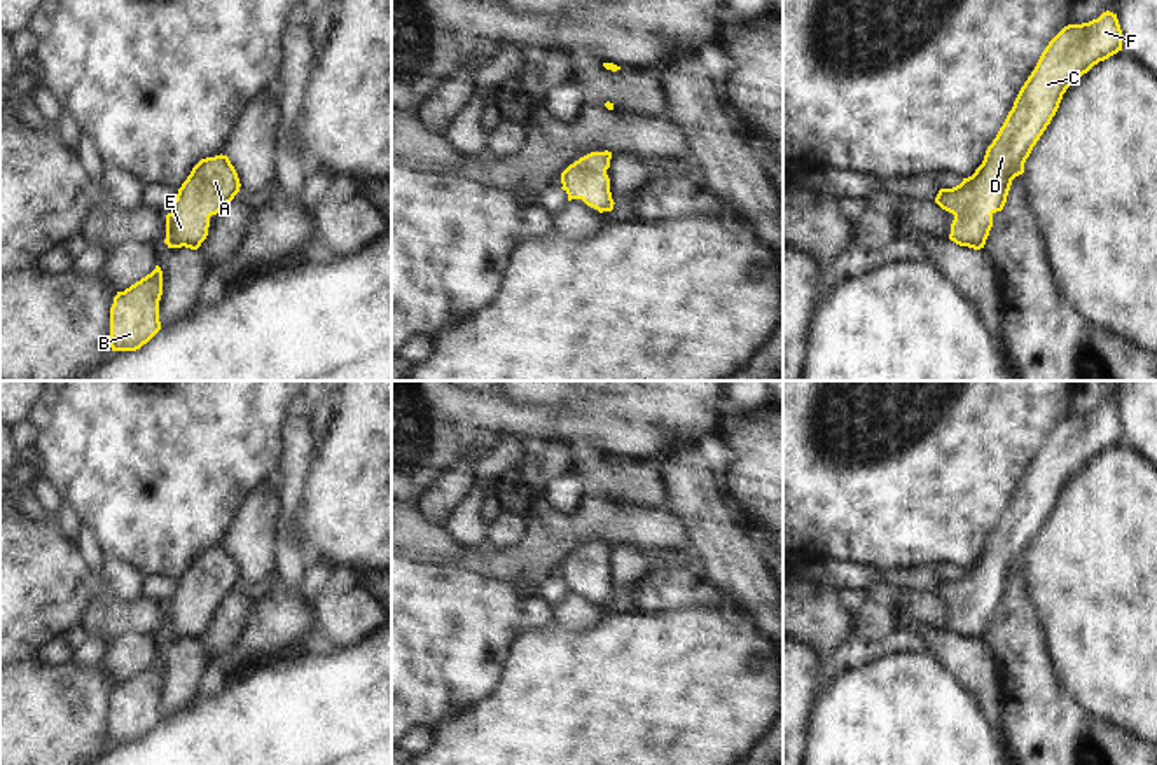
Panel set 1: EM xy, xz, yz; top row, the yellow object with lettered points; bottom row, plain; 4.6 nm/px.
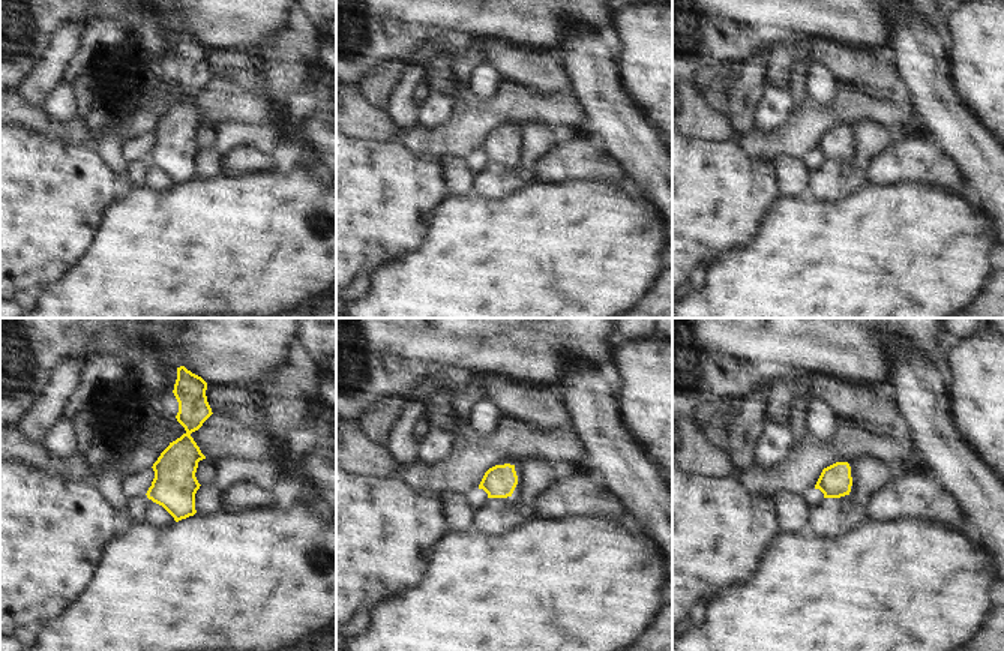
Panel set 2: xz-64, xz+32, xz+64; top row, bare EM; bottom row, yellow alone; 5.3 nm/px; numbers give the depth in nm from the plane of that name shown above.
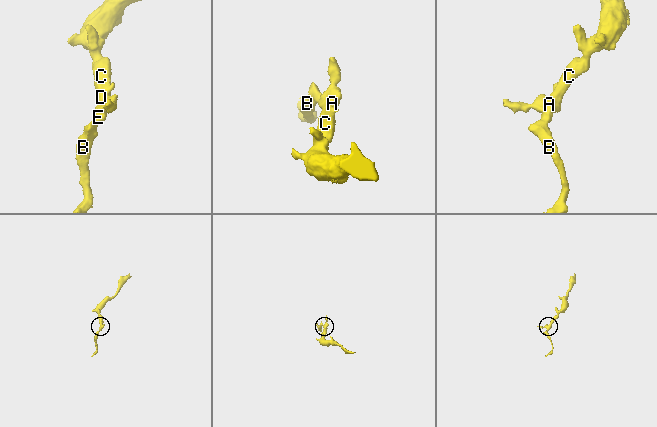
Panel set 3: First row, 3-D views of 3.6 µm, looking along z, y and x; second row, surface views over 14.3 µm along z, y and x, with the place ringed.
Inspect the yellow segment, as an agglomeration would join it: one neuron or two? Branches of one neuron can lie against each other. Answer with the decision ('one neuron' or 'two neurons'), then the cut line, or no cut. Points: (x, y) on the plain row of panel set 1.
one neuron | no cut

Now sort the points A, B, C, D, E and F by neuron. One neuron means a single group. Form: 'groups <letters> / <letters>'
groups A B C D E F

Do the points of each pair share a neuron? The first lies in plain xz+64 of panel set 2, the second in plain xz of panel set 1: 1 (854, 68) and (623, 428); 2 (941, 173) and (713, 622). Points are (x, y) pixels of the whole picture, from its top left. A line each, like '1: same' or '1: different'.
1: different
2: different

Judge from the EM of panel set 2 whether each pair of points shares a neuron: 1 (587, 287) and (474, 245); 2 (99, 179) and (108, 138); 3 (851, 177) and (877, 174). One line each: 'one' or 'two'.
1: one
2: two
3: two

